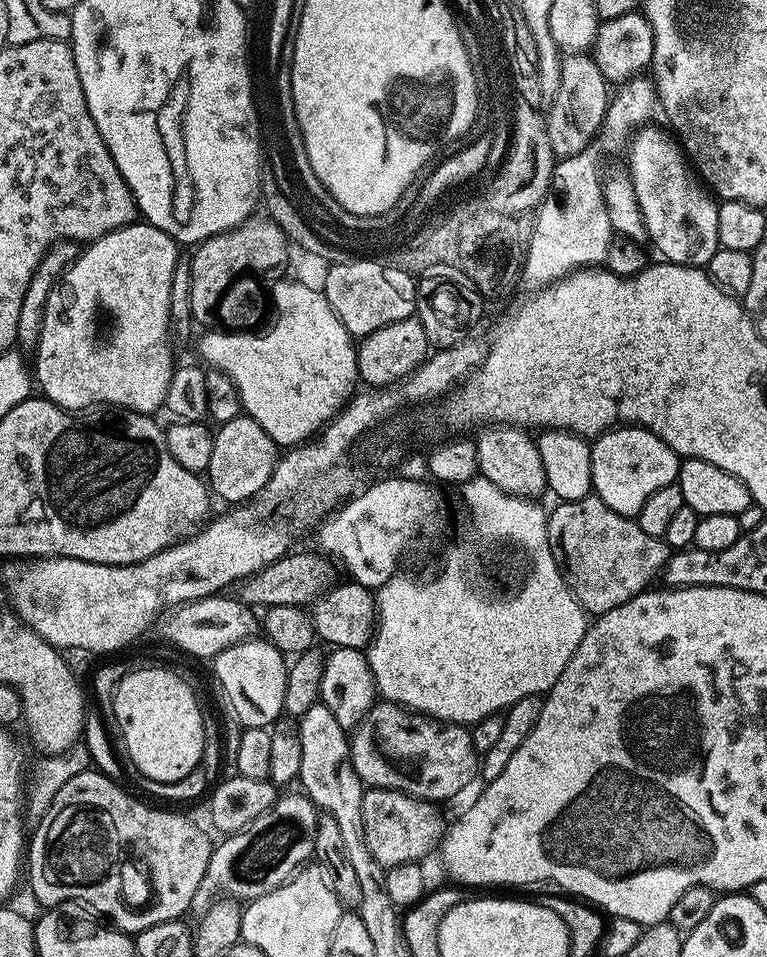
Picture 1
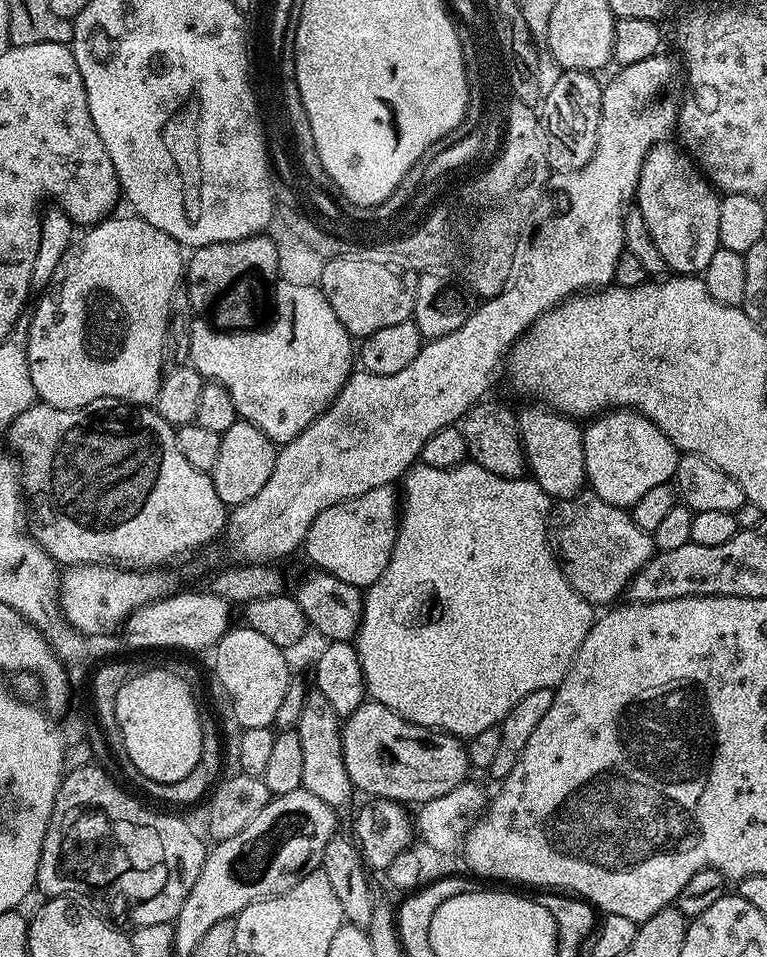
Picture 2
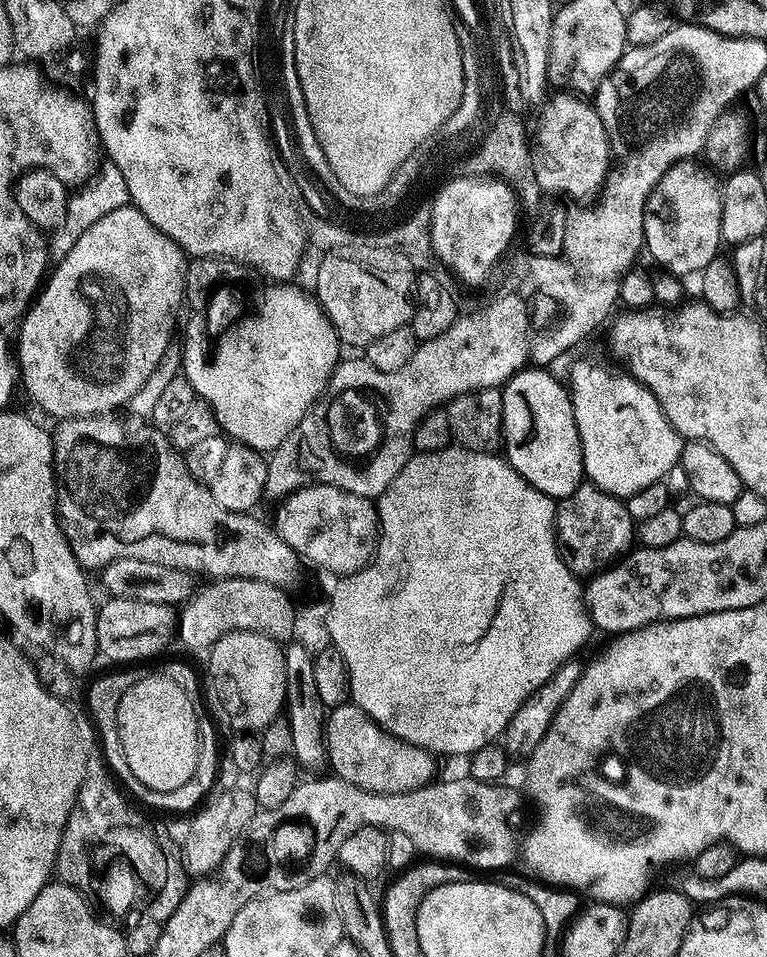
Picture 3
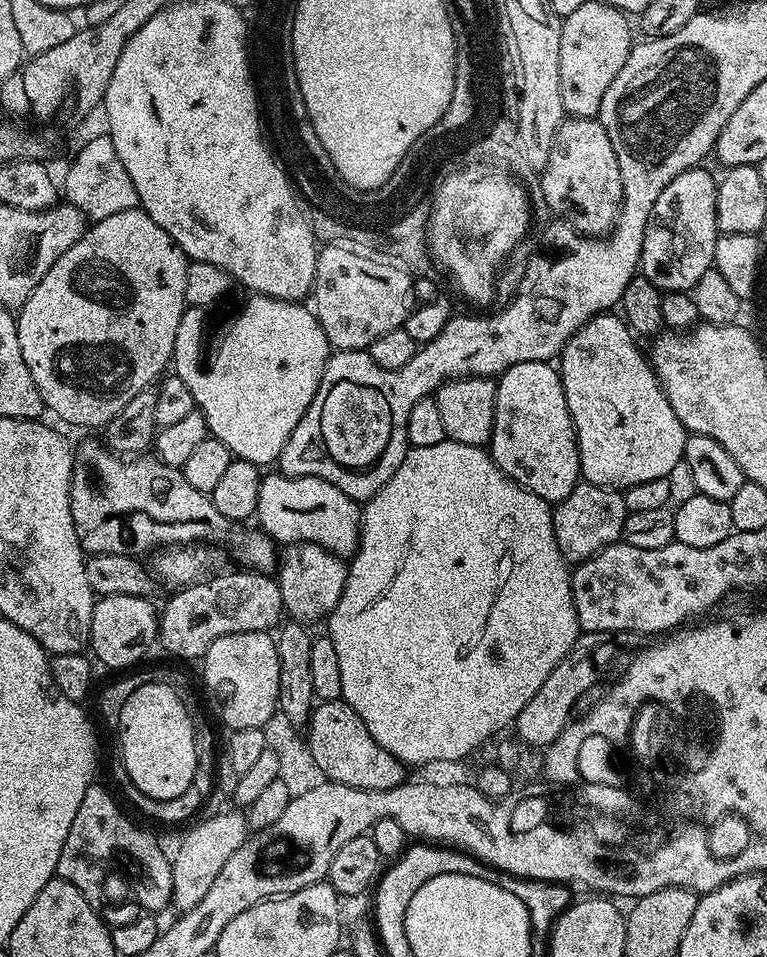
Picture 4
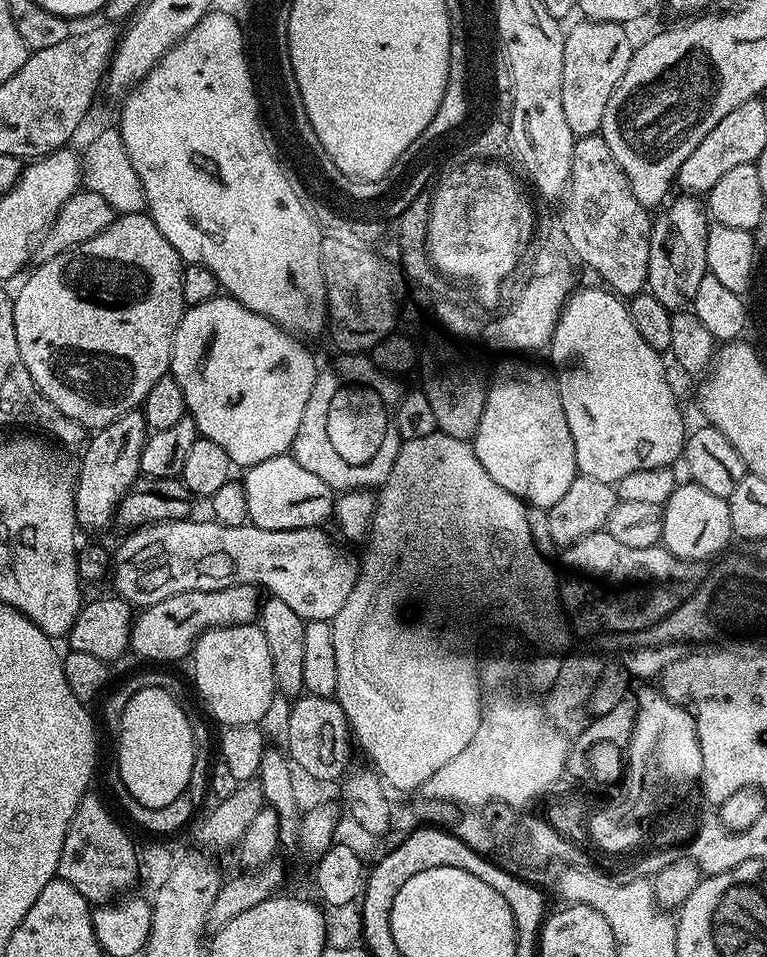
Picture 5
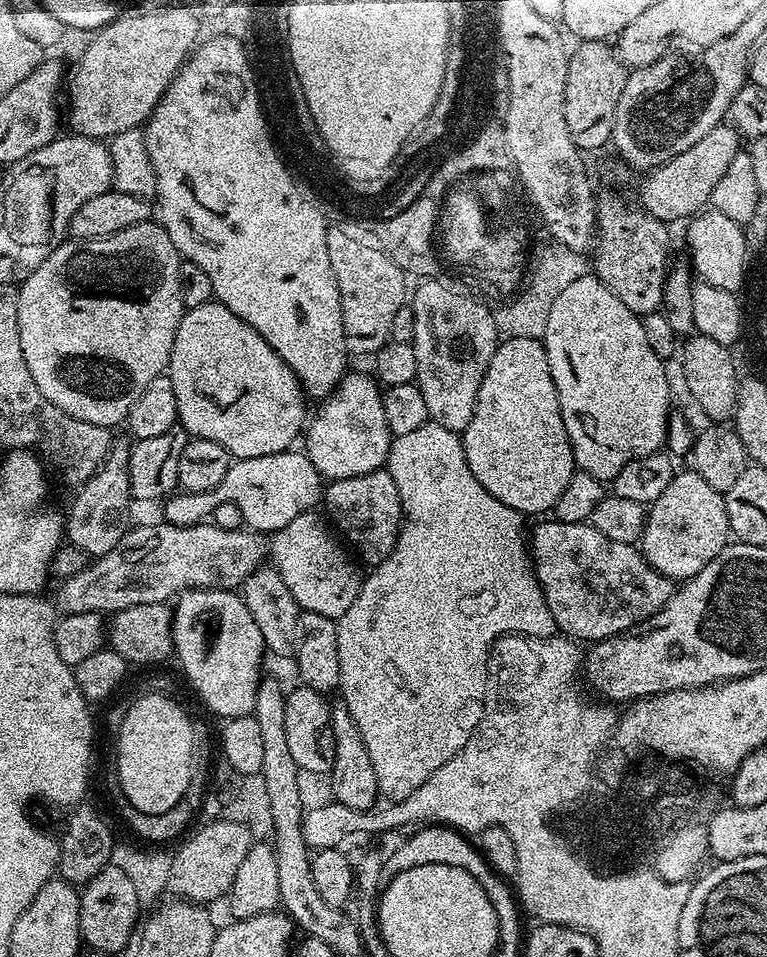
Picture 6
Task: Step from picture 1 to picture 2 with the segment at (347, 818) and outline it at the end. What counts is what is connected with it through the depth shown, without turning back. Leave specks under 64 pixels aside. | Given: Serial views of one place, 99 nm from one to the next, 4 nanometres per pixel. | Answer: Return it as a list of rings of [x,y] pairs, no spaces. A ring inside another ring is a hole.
[[[312,690],[305,695],[302,714],[294,731],[298,738],[302,738],[302,786],[310,794],[314,794],[314,798],[322,798],[322,802],[337,810],[343,809],[343,804],[354,796],[354,789],[350,782],[350,774],[346,774],[346,762],[342,758],[342,720],[334,714],[334,710],[330,710],[330,702],[326,702],[326,697],[321,692]]]

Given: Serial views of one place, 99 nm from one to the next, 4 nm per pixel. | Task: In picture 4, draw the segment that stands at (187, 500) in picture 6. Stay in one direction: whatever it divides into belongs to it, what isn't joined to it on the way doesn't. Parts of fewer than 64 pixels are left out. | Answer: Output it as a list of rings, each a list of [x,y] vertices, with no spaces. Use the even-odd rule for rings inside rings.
[[[265,475],[258,490],[255,519],[264,533],[280,546],[317,544],[341,558],[355,556],[360,545],[361,505],[322,478],[275,475]]]

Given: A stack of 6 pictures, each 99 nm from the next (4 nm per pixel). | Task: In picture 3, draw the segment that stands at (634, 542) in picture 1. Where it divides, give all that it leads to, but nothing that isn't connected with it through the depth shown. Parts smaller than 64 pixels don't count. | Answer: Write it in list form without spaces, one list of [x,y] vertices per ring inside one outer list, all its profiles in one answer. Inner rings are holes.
[[[580,484],[574,494],[557,503],[556,545],[562,562],[578,578],[591,578],[615,564],[633,547],[637,536],[638,528],[630,518],[627,503],[606,494],[596,484]]]

